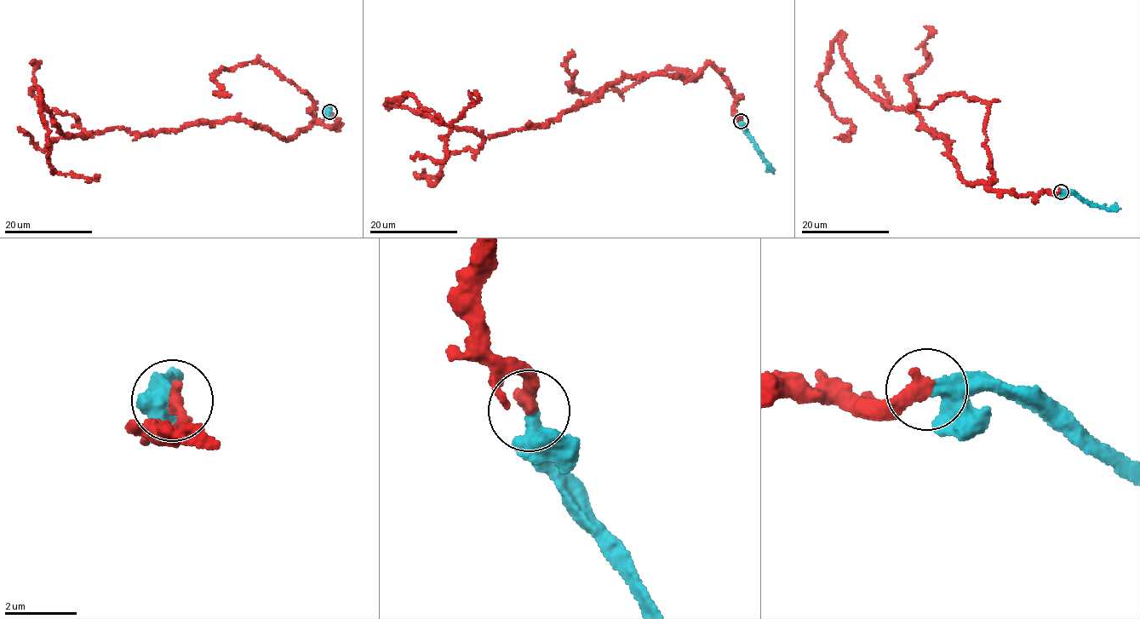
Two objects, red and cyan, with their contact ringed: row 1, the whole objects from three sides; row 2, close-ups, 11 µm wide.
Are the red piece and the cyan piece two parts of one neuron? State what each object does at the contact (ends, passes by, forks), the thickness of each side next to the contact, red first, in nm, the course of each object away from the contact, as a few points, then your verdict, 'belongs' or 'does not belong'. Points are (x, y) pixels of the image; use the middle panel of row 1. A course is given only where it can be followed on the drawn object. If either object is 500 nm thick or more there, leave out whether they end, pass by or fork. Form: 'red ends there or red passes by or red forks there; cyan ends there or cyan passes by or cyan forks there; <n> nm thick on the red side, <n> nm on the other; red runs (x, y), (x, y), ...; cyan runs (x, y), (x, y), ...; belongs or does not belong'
420 nm thick on the red side, 500 nm on the other; red runs (741, 122), (711, 64), (608, 83), (488, 137), (387, 106), (406, 94), (446, 123), (472, 92); cyan runs (741, 122), (743, 129), (774, 174); belongs

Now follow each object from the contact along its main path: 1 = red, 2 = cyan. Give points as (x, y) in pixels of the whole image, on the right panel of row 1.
1: (1061, 192), (965, 181), (918, 113), (858, 84), (843, 34), (820, 80), (853, 128), (840, 134)
2: (1061, 192), (1069, 192), (1105, 208), (1121, 208)

